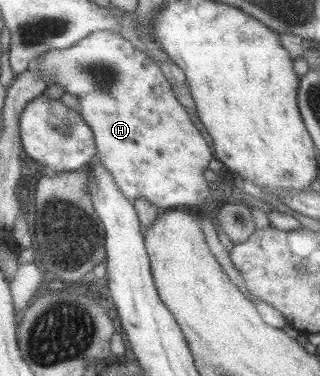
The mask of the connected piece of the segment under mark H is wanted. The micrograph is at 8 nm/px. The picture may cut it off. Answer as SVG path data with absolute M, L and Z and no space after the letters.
M95 31L79 39L71 47L65 49L50 49L34 57L27 69L36 71L38 75L46 77L53 85L59 85L63 87L63 91L67 95L74 95L77 100L77 110L79 115L83 118L83 121L89 126L93 138L95 141L96 155L95 160L99 161L101 165L111 174L114 179L115 185L118 190L129 201L133 201L135 198L145 198L149 203L152 203L159 211L171 210L176 207L184 205L199 205L209 195L209 188L207 187L207 181L203 178L203 170L207 168L208 161L213 157L212 147L208 142L203 140L200 135L196 123L189 119L188 113L185 108L179 103L179 100L175 97L174 91L170 83L165 79L165 76L160 72L160 67L153 59L147 56L141 49L135 49L131 43L129 43L122 33L111 33L109 31Z

